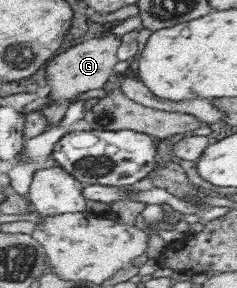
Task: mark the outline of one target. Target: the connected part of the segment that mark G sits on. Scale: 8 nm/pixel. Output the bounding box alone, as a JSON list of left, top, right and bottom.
[40,28,121,132]

